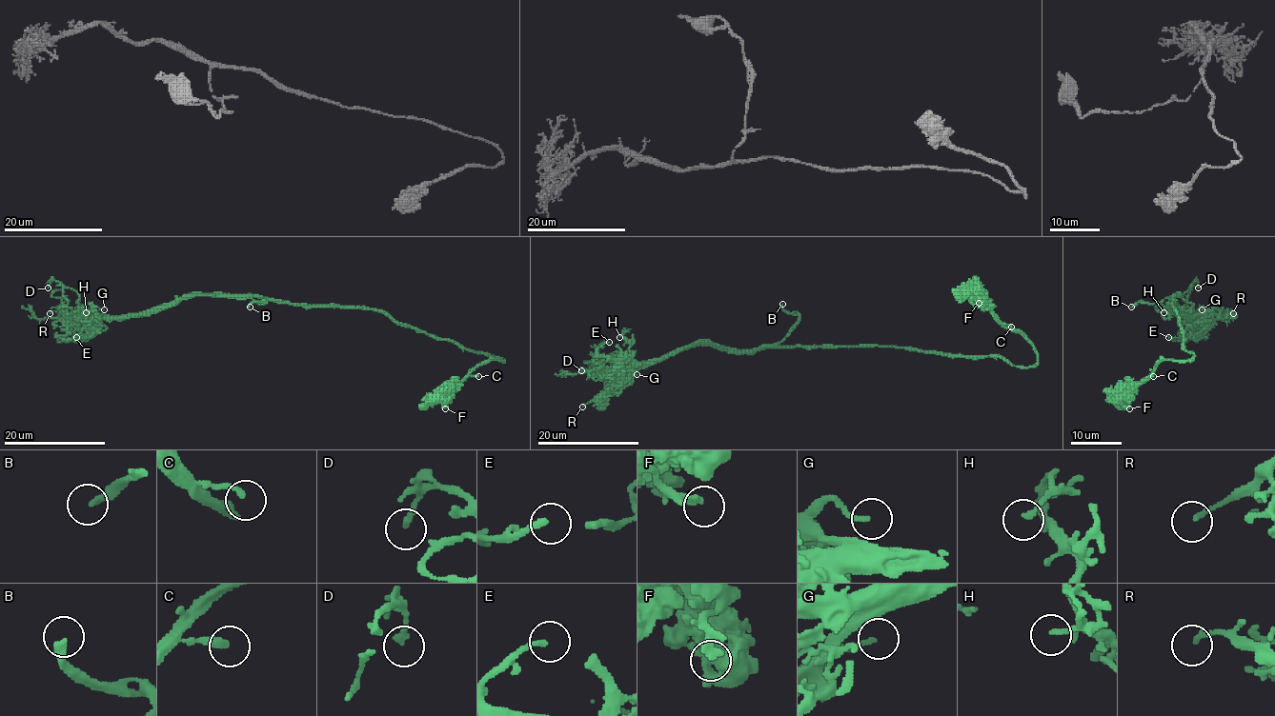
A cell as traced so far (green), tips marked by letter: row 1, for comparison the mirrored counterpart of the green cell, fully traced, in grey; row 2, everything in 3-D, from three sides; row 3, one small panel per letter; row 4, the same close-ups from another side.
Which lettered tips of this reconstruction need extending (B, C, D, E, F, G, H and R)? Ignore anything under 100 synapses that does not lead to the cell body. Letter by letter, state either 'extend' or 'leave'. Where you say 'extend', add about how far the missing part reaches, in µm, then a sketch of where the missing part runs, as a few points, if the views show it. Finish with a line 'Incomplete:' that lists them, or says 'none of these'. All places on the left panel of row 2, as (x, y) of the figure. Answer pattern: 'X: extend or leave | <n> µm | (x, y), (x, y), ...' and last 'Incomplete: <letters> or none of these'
B: extend | 40 µm | (250, 307), (247, 312), (255, 309), (255, 312), (257, 309), (232, 317), (205, 357), (184, 379)
C: leave
D: leave
E: leave
F: leave
G: leave
H: leave
R: leave
Incomplete: B

